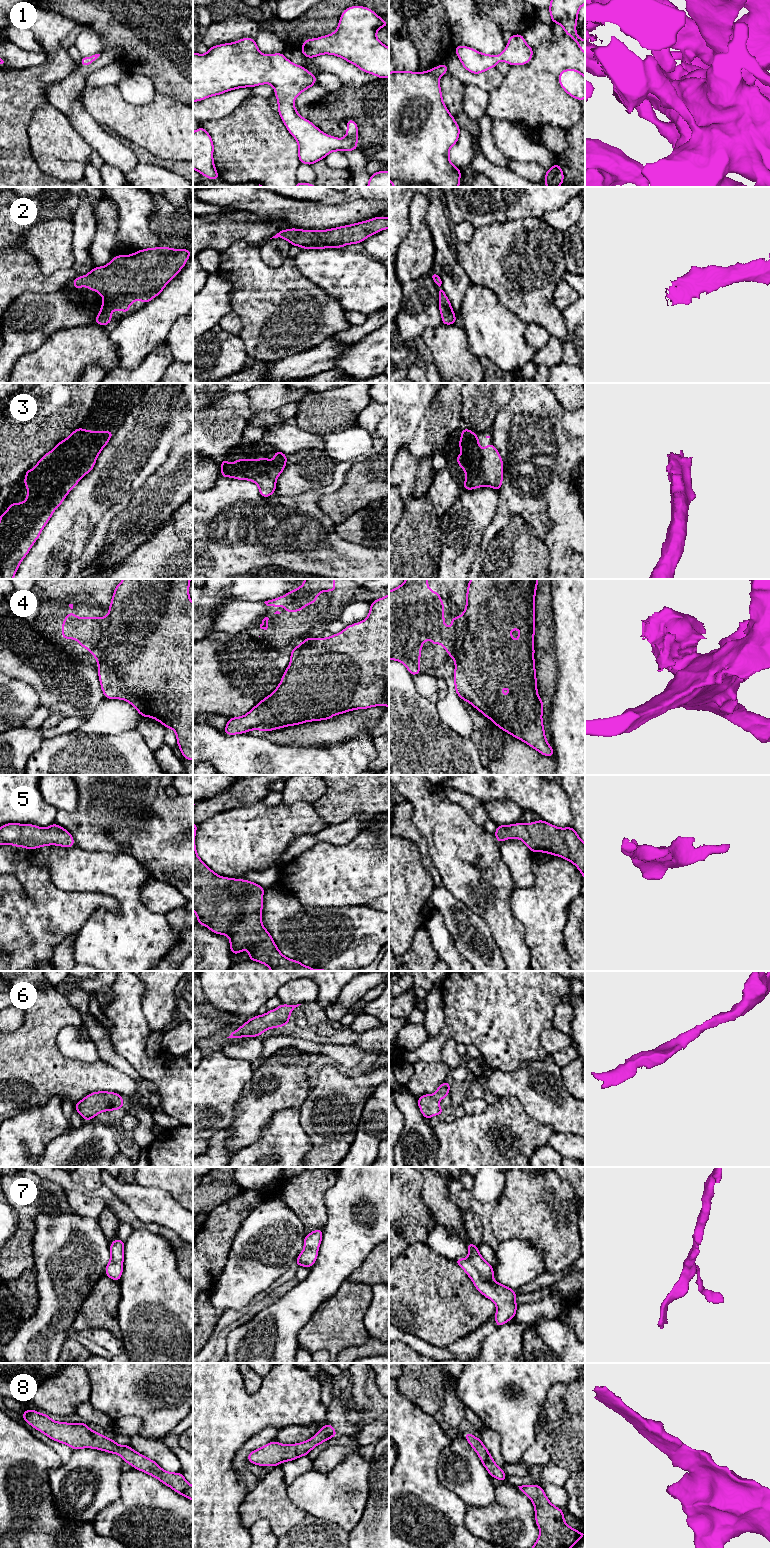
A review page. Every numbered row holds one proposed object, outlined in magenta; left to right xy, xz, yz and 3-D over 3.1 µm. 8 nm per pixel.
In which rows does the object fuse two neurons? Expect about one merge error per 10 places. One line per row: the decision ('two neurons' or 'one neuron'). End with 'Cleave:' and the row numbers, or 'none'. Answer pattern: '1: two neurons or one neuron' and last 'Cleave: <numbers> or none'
1: one neuron
2: one neuron
3: one neuron
4: two neurons
5: one neuron
6: one neuron
7: one neuron
8: one neuron
Cleave: 4

